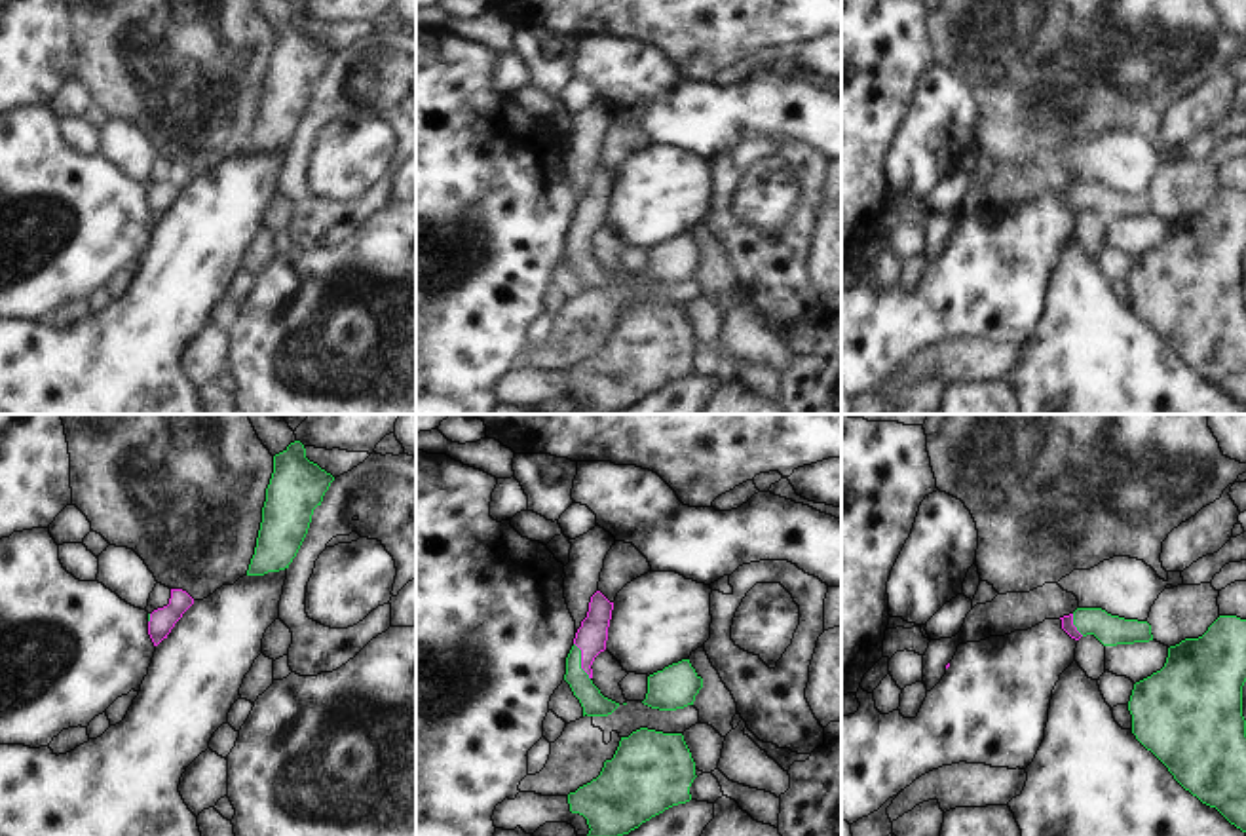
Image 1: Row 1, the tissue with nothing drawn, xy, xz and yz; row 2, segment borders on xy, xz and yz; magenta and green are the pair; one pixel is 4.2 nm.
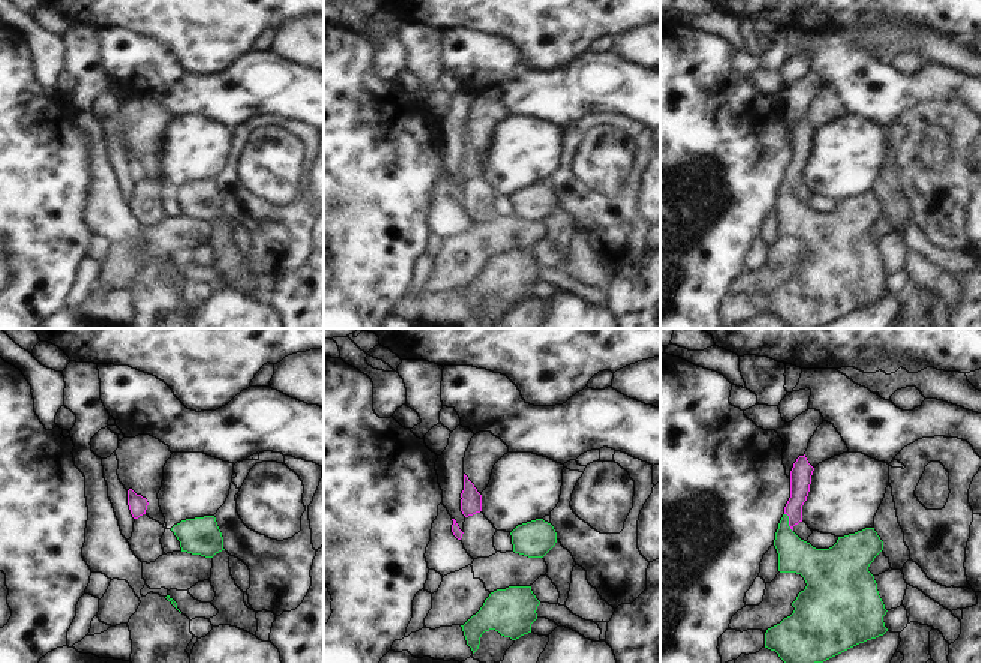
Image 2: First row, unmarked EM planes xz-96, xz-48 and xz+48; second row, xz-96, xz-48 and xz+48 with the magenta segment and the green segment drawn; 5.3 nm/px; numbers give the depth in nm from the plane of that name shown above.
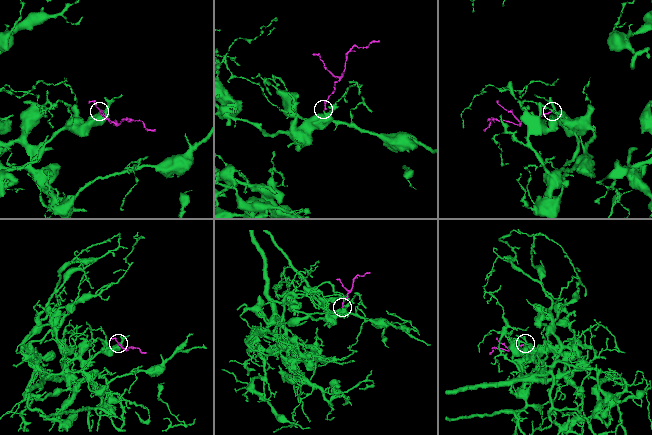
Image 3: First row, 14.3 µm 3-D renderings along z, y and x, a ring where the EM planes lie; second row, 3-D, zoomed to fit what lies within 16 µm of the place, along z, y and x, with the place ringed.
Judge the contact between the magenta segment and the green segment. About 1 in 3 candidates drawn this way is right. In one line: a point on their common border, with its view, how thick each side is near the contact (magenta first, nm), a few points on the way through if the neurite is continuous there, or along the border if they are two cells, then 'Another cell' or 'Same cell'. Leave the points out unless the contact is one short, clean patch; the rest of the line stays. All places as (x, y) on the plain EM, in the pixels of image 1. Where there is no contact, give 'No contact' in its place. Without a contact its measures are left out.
Touches magenta at xz (582, 236). Thickness 130 nm (magenta) against 100 nm. Path across: xz (591, 211), (582, 236), (582, 261), (593, 276). Same cell.

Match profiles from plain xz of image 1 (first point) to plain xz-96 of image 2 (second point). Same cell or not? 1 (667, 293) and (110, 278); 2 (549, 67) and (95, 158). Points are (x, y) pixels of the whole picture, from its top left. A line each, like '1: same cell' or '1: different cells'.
1: same cell
2: same cell

